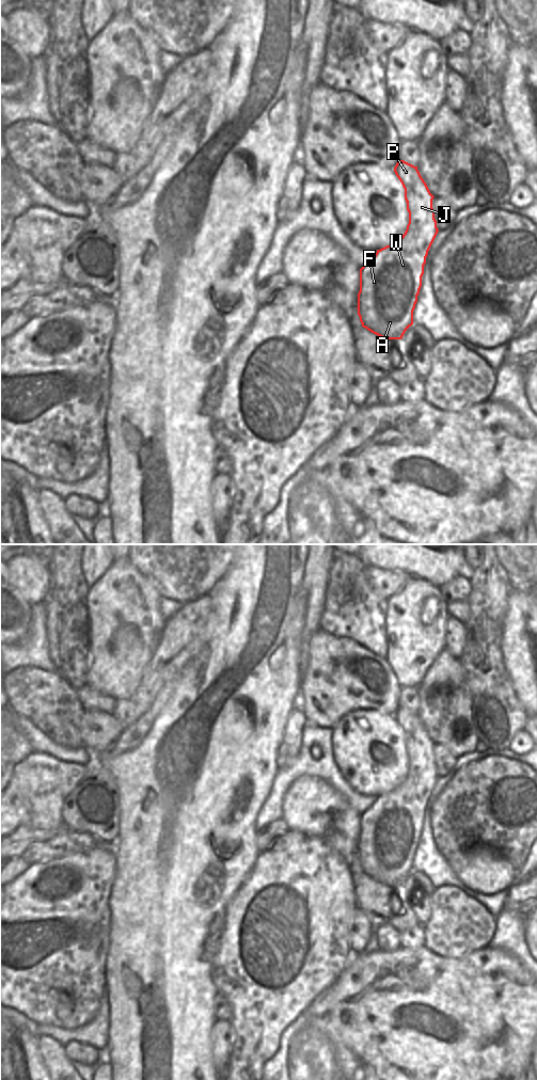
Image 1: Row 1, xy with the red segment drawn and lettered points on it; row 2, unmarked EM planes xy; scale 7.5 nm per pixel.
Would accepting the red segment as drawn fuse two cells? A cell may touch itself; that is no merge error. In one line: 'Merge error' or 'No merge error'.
No merge error.

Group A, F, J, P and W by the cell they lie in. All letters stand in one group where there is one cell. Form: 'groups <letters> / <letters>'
groups A F J P W

